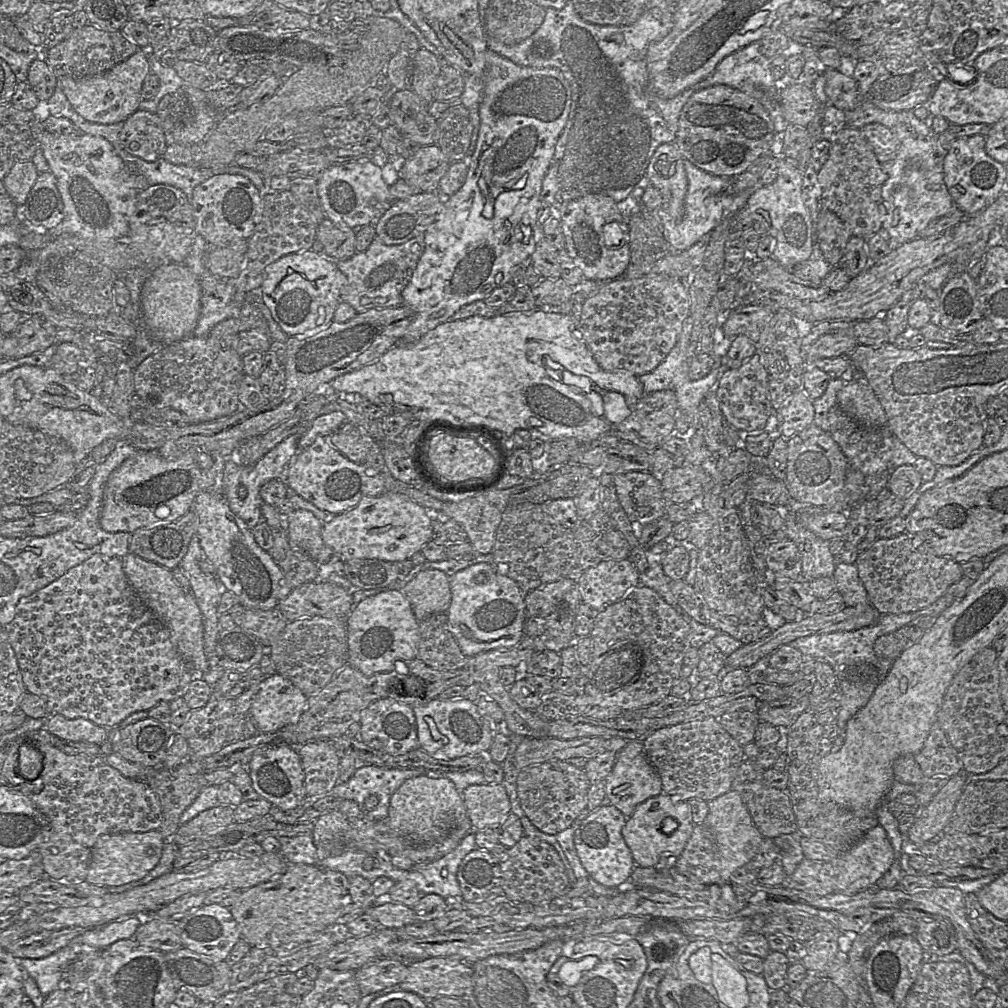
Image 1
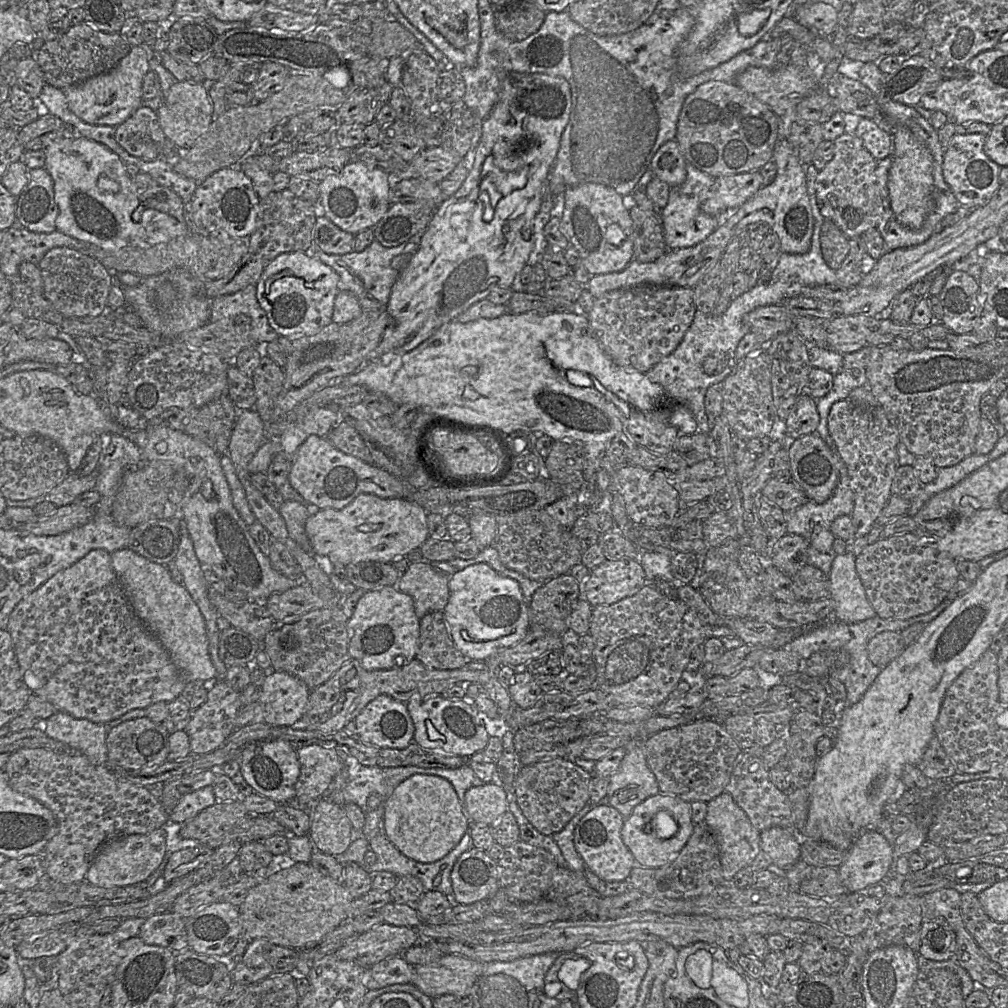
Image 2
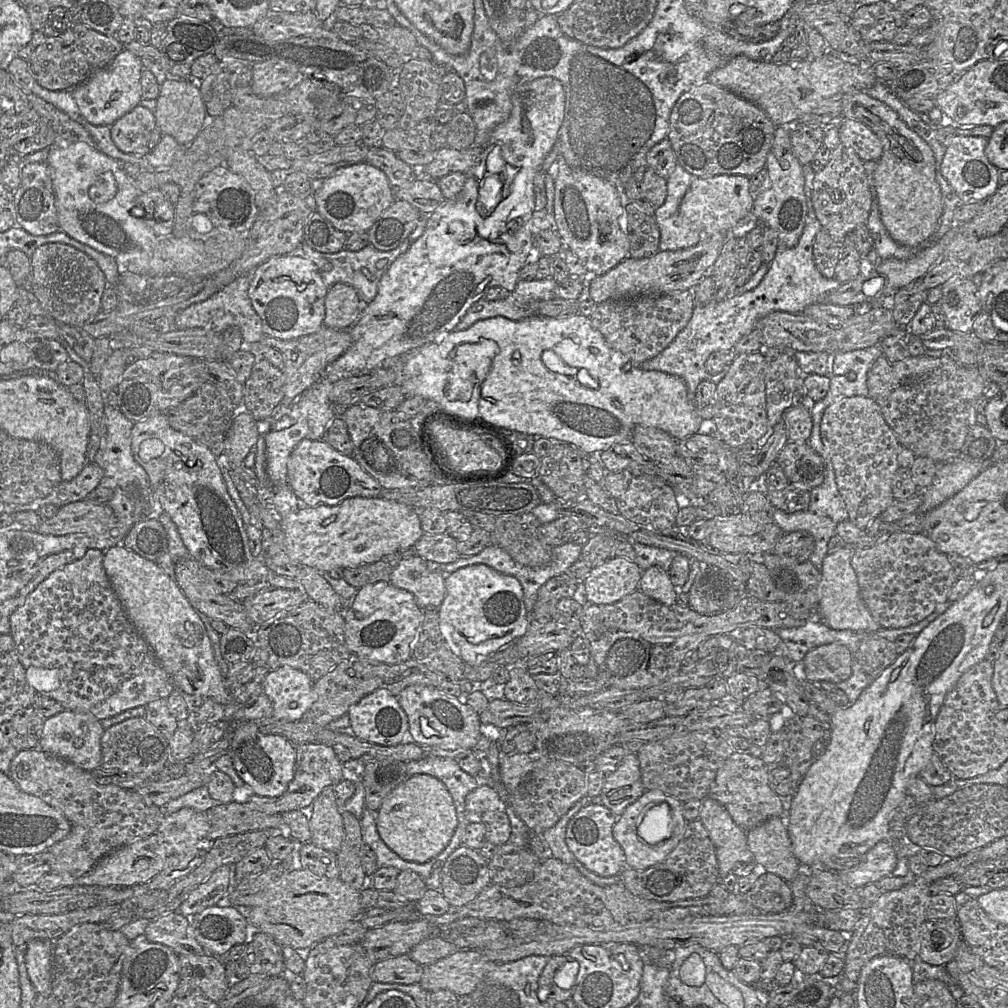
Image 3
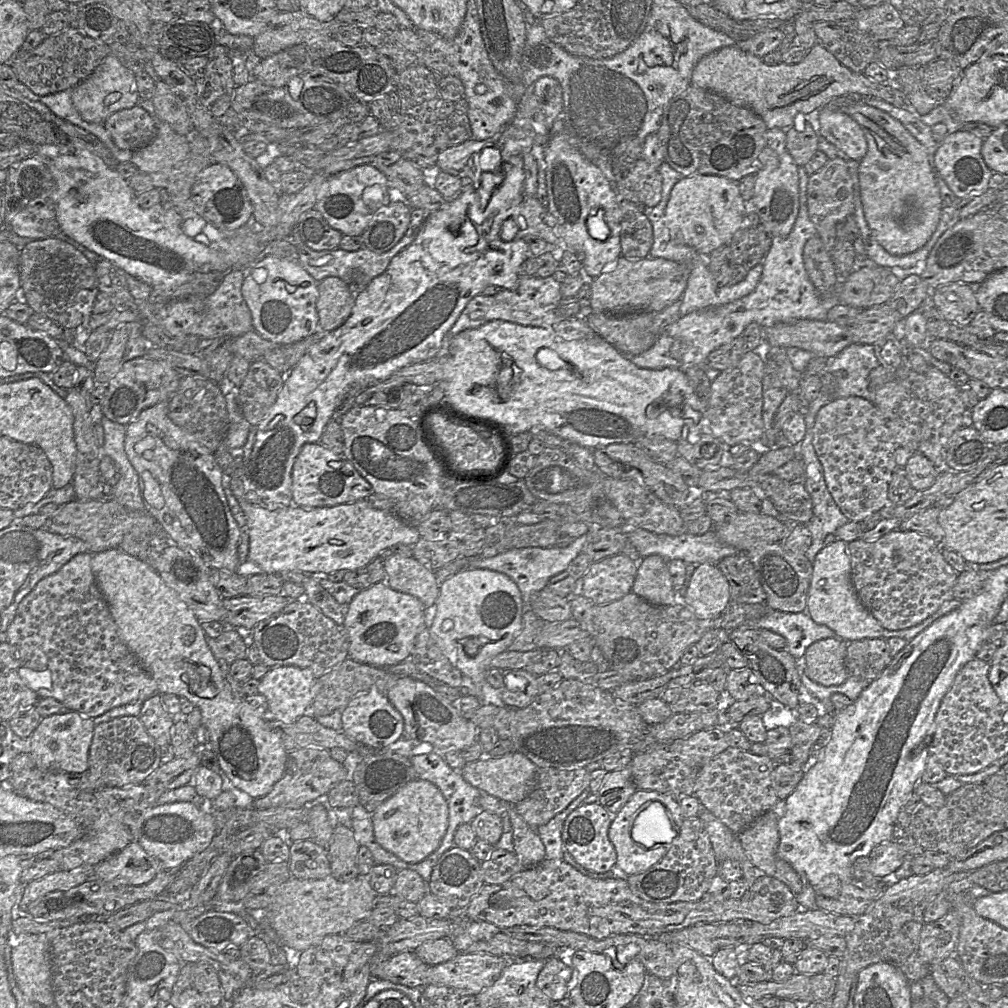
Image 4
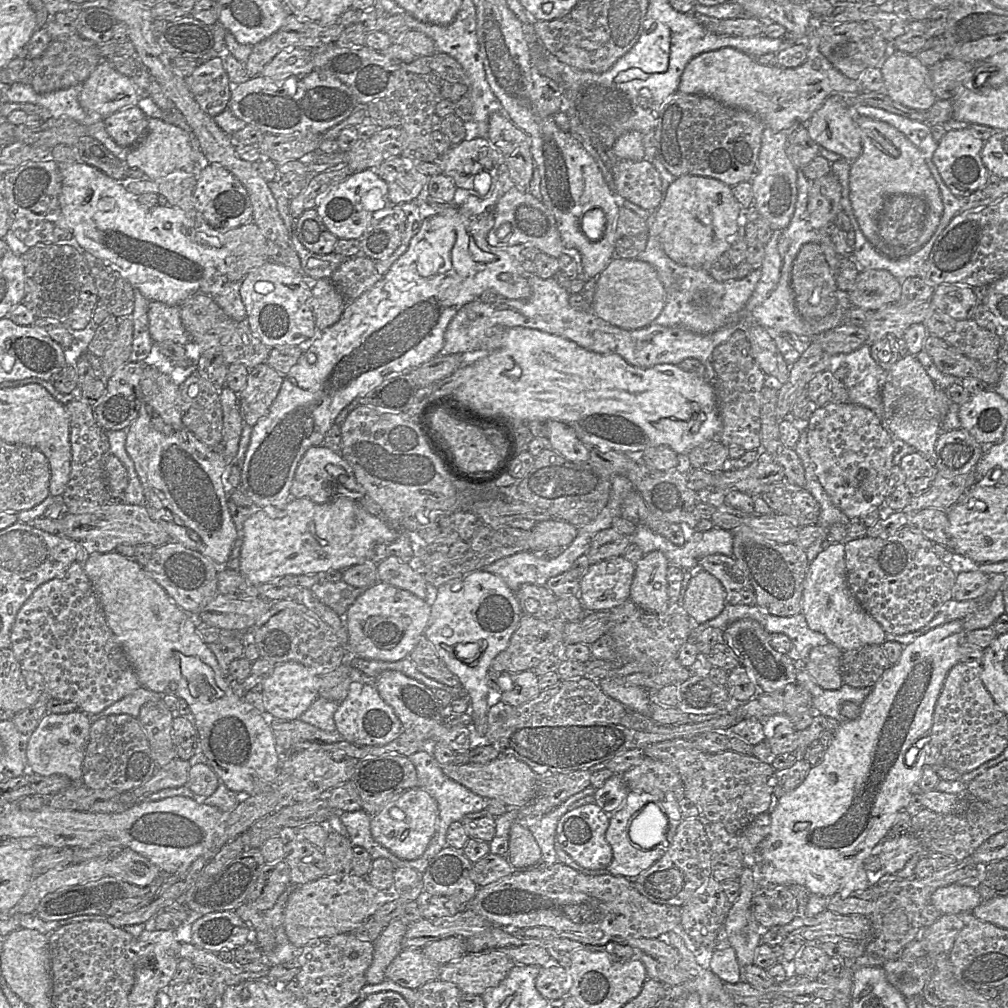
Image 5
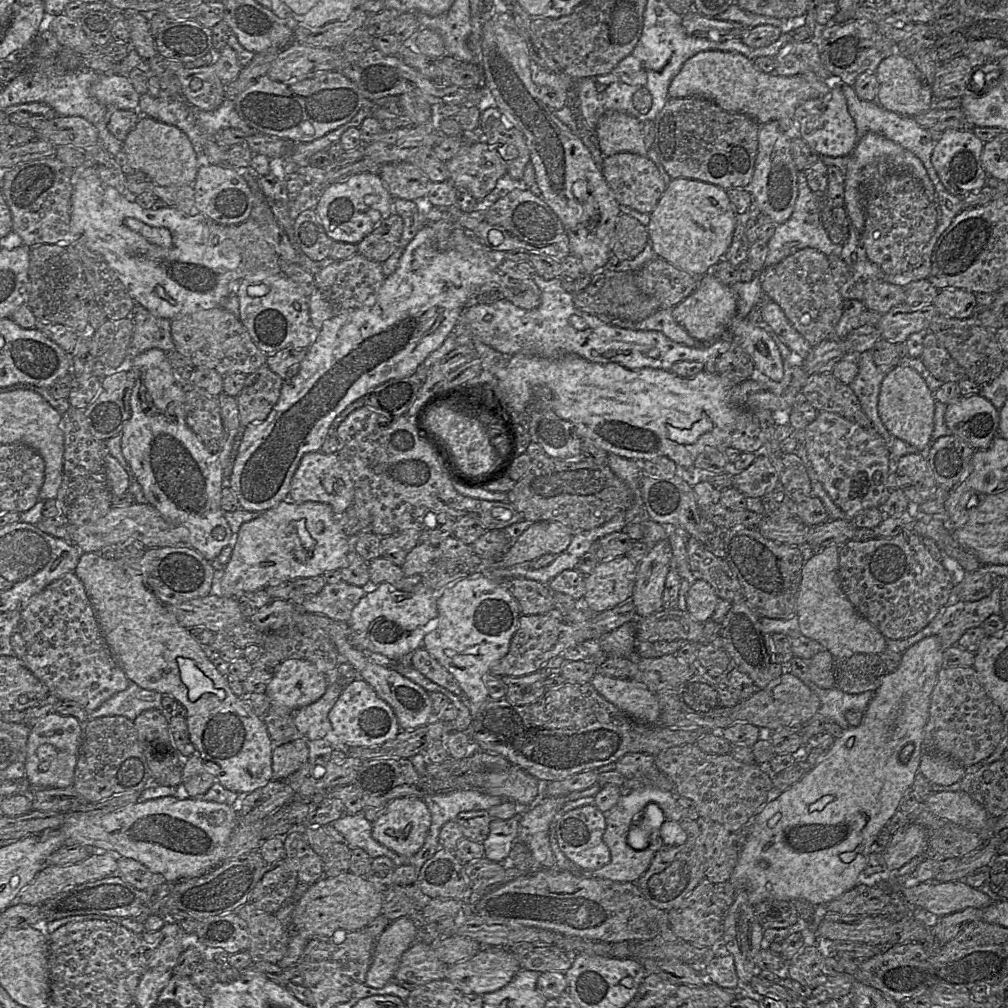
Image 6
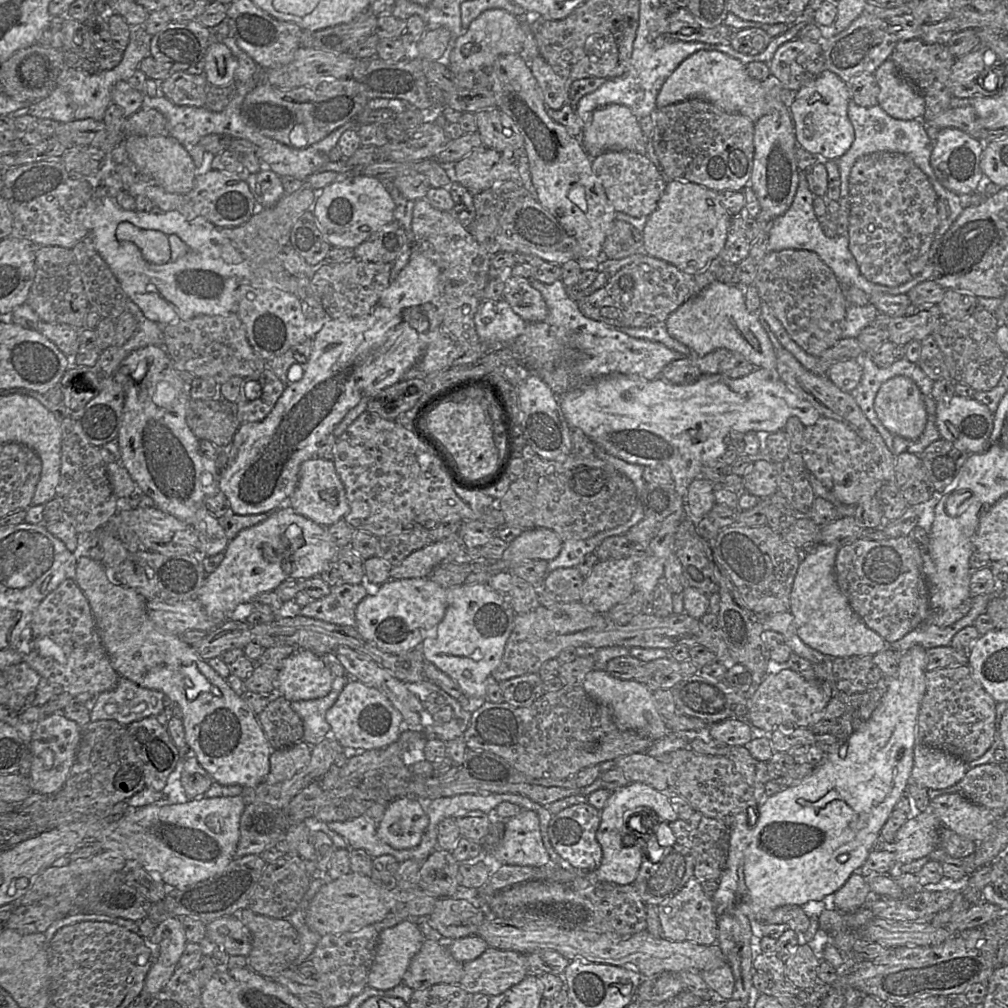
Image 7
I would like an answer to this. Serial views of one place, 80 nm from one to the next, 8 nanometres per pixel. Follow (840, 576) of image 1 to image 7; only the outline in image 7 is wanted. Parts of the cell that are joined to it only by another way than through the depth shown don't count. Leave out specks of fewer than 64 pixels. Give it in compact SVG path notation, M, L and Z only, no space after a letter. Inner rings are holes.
M819 543L815 552L800 563L790 595L790 612L799 637L822 654L831 657L873 656L886 649L888 644L865 624L840 590L835 572L838 550L835 545Z

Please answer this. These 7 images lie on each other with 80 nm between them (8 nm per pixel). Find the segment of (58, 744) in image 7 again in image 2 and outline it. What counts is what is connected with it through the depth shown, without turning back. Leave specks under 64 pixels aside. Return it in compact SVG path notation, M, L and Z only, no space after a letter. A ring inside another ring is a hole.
M57 711L42 722L42 727L47 736L86 756L92 764L106 763L106 737L110 729L105 723L94 723Z

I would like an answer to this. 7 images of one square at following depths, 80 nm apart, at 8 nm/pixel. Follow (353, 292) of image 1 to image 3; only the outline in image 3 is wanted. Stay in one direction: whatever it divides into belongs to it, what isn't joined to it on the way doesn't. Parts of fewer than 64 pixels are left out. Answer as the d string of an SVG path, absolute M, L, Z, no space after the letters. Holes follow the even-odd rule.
M421 214L415 230L395 249L380 251L368 244L359 251L342 249L336 253L322 253L314 250L305 241L302 242L303 258L311 260L317 267L324 284L329 288L335 283L341 282L351 285L363 305L369 304L377 295L378 282L390 265L414 243L424 232L429 214Z

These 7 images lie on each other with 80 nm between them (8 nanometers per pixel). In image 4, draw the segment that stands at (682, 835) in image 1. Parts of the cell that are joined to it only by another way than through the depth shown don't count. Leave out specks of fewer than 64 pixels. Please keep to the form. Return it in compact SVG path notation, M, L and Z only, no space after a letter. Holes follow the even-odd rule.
M637 790L623 808L616 815L613 815L613 821L609 829L609 839L617 853L617 878L627 879L627 876L640 874L648 870L661 861L670 849L671 844L666 843L658 848L649 849L637 843L632 838L632 829L636 818L653 802L659 802L664 805L667 815L672 825L677 829L678 834L678 829L685 819L680 806L680 801L669 794L662 794L656 791Z

